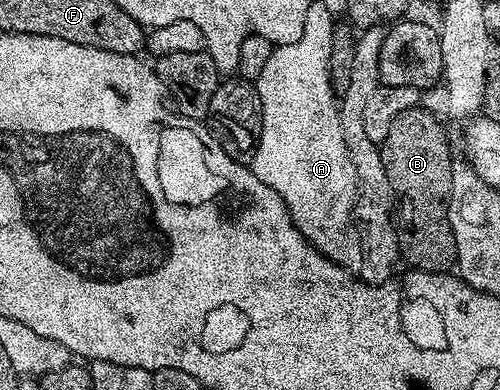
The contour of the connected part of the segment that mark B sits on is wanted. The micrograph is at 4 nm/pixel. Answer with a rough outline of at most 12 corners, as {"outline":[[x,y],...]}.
{"outline":[[422,107],[389,124],[385,176],[400,195],[399,252],[443,272],[451,146]]}

